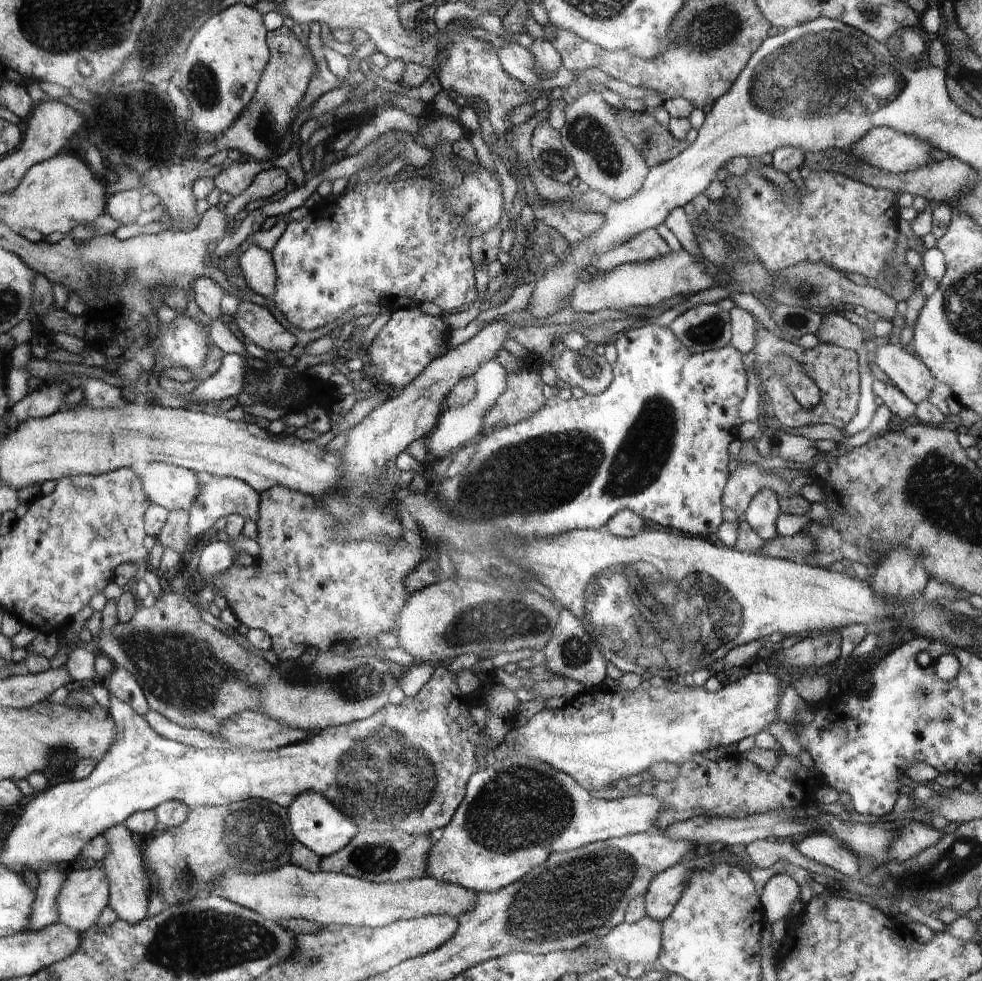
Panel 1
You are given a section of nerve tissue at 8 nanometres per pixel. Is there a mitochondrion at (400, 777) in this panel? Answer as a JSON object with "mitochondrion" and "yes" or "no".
{"mitochondrion":"yes"}

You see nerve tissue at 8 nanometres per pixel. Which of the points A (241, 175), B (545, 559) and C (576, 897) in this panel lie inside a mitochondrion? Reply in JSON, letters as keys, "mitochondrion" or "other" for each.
{"A":"other","B":"other","C":"mitochondrion"}

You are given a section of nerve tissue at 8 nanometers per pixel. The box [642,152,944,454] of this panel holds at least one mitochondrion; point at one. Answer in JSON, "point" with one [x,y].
{"point":[796,286]}

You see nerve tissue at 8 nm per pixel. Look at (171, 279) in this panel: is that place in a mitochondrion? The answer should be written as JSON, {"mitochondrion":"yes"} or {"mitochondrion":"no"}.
{"mitochondrion":"yes"}

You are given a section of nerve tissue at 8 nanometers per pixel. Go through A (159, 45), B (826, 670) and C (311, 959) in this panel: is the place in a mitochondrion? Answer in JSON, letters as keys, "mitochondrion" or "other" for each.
{"A":"mitochondrion","B":"other","C":"mitochondrion"}

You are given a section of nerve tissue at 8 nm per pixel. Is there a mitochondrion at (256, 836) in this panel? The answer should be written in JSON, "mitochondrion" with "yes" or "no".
{"mitochondrion":"yes"}

